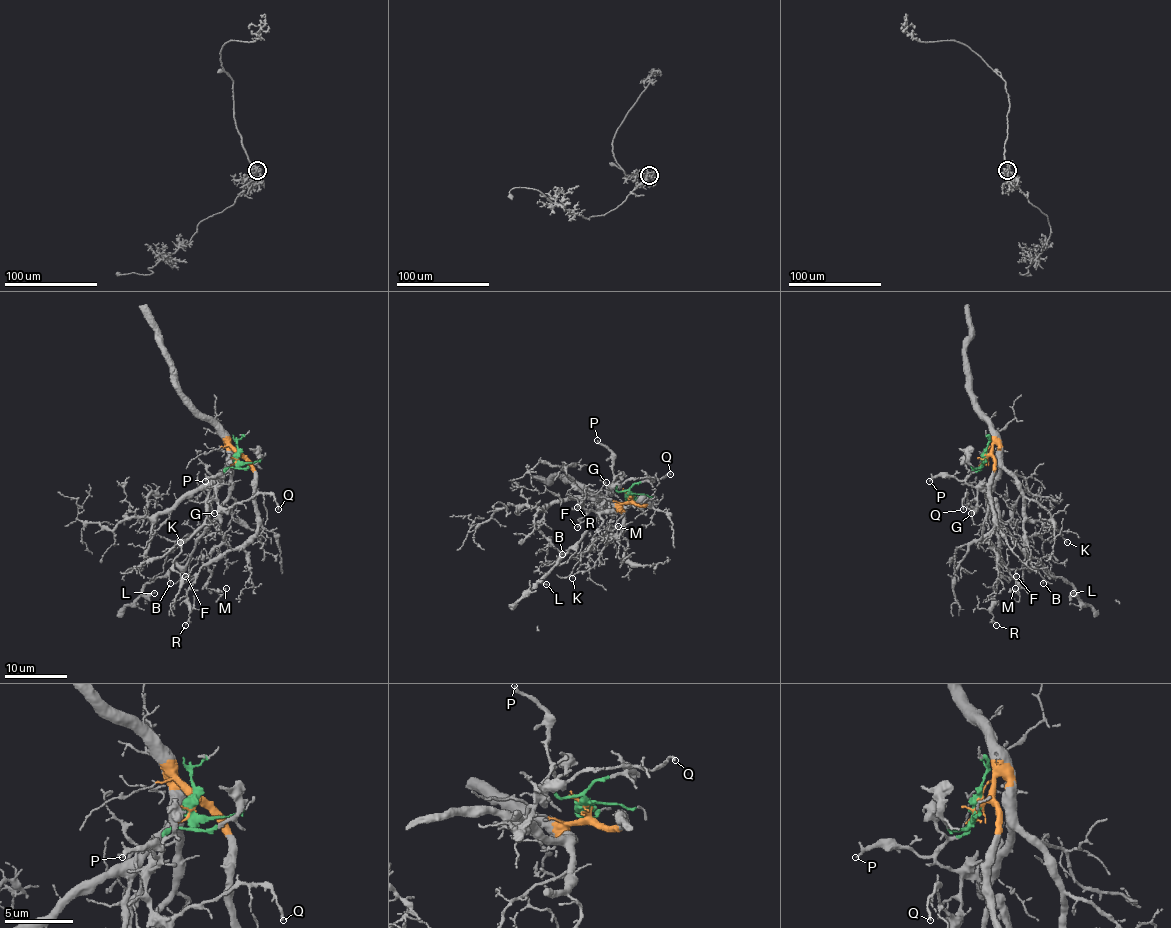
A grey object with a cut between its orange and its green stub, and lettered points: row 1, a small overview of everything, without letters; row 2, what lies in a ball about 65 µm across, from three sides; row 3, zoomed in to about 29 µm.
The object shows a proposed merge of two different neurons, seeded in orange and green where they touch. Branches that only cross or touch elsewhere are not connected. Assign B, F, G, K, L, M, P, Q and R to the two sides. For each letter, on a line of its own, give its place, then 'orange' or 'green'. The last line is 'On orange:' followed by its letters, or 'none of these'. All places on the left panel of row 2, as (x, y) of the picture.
B: place (170, 583); green
F: place (185, 576); orange
G: place (214, 513); green
K: place (180, 542); orange
L: place (154, 593); green
M: place (226, 588); orange
P: place (205, 481); green
Q: place (278, 509); green
R: place (185, 625); orange
On orange: F, K, M, R

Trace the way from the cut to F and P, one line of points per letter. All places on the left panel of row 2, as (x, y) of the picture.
F: (238, 457), (245, 459), (254, 474), (257, 530), (240, 546), (210, 558), (189, 578), (186, 575)
P: (237, 457), (234, 468), (224, 469), (221, 480), (218, 476), (210, 476), (206, 480)

